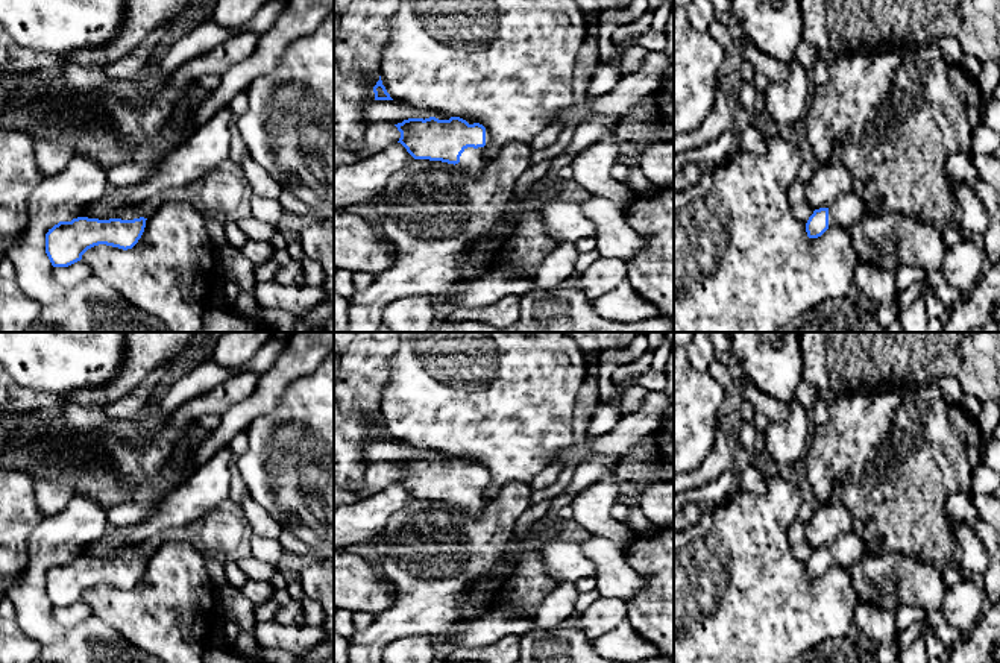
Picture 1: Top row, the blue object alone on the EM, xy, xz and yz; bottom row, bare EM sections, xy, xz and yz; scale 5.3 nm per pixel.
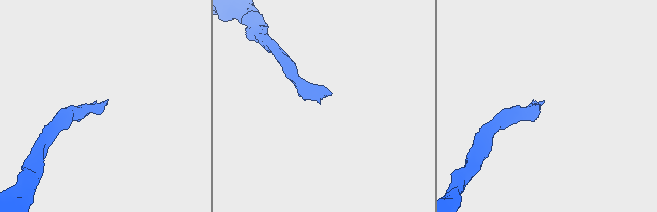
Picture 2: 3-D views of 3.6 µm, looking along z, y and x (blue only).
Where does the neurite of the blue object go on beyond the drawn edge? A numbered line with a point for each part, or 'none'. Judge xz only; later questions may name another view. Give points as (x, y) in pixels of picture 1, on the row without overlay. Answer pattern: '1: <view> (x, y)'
1: xz (474, 501)

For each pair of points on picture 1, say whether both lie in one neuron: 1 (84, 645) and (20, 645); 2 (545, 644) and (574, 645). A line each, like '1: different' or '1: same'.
1: different
2: same

